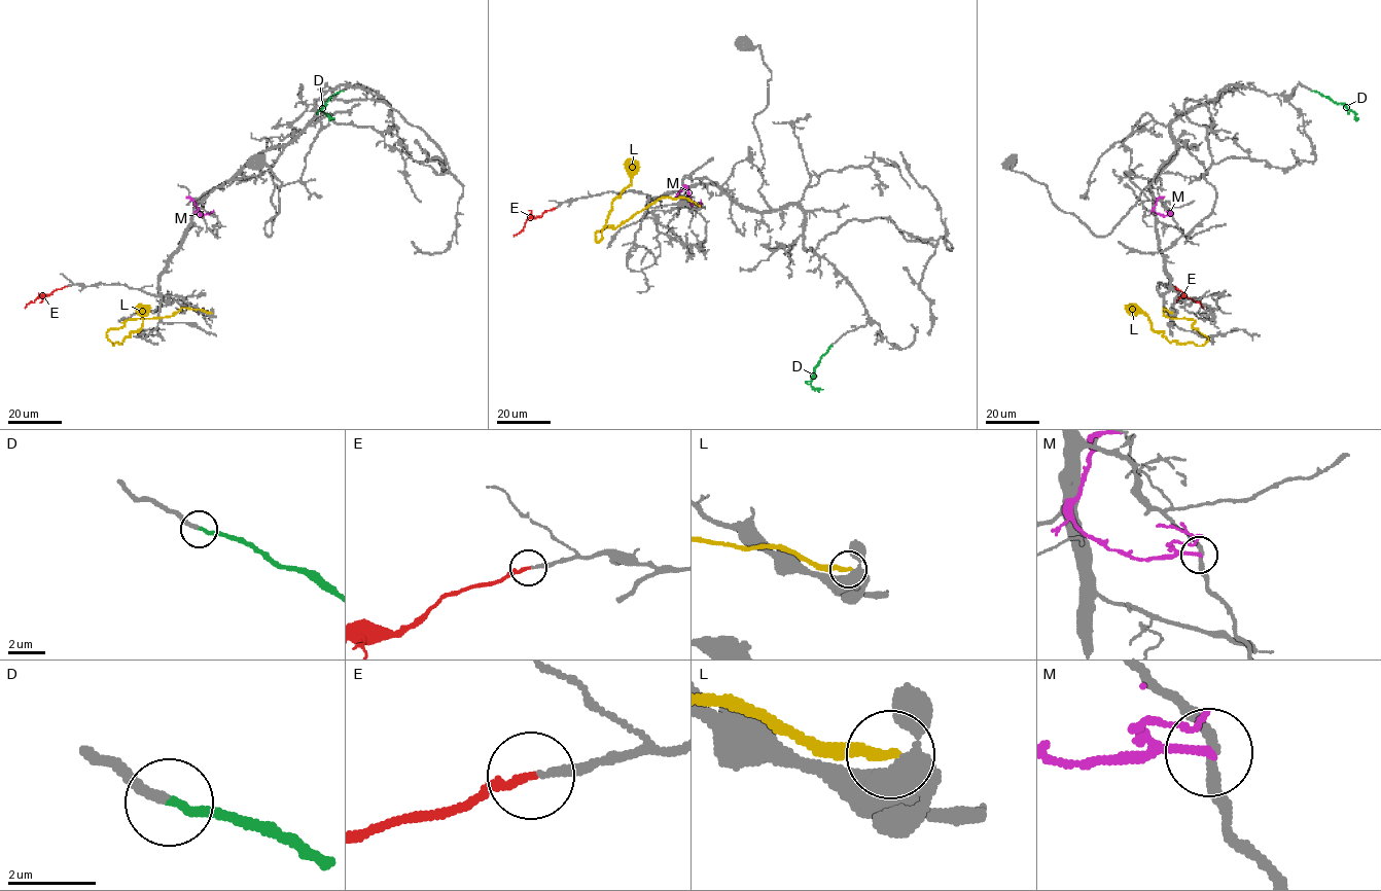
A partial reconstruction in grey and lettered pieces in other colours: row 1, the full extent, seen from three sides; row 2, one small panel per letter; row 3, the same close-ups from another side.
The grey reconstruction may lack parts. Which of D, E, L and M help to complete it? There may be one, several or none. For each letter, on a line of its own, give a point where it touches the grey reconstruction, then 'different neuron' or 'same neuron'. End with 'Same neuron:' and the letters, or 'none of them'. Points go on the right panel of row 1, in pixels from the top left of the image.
D: contact (1312, 91); same neuron
E: contact (1173, 286); same neuron
L: contact (1172, 313); different neuron
M: contact (1172, 215); different neuron
Same neuron: D, E

